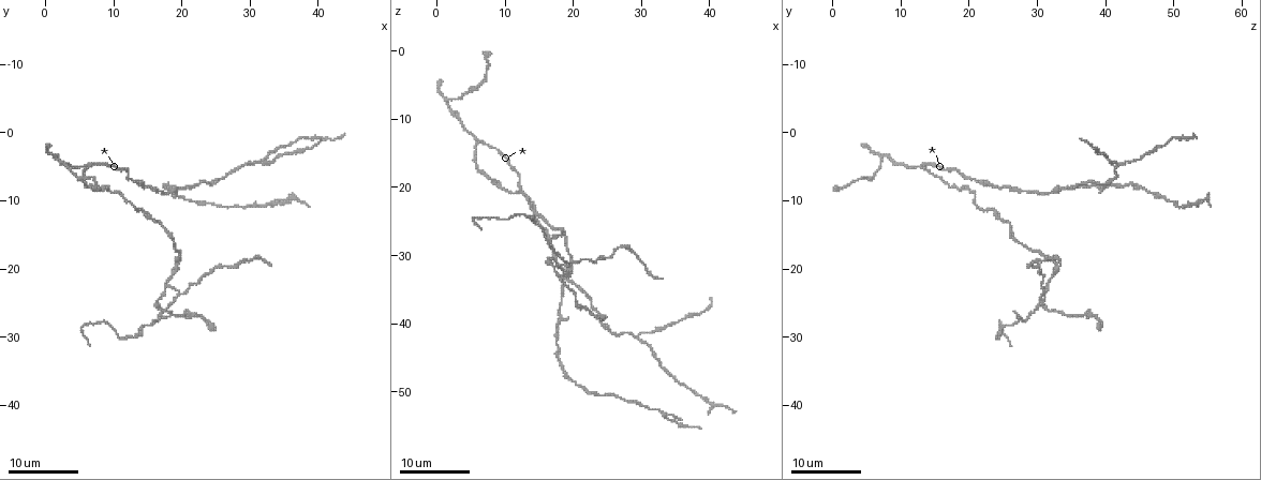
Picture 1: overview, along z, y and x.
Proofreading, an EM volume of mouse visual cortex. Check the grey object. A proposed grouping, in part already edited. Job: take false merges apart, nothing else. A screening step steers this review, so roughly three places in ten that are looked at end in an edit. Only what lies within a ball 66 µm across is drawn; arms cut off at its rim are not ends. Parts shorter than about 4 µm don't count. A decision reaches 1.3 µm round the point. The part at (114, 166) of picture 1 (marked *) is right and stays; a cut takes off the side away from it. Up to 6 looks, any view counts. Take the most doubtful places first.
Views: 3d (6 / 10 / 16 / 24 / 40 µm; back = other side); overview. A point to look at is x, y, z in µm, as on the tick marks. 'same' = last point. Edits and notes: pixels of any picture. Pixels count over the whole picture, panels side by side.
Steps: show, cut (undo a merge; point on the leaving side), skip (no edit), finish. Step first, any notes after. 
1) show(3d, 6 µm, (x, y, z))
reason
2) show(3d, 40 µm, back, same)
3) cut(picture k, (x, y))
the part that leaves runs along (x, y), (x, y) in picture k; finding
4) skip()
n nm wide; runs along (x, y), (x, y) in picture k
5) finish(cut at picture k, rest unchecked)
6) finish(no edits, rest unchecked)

show(3d, 16 µm, (29.5, 4.5, 42.5))
three-way junction

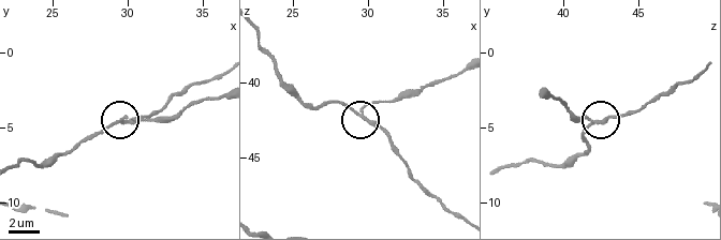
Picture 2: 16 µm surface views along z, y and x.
show(3d, 6 µm, (29.6, 4.6, 42.0))
zoom in

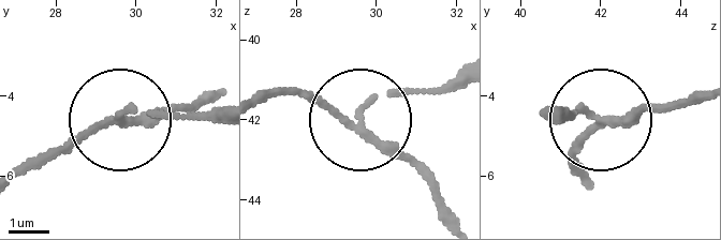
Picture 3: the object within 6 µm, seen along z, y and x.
skip()
runs along (266, 93), (355, 117), (461, 73) in picture 3; continuous, no second neuron

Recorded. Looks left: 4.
show(3d, 24 µm, (19.5, 23.5, 31.5))
branch point

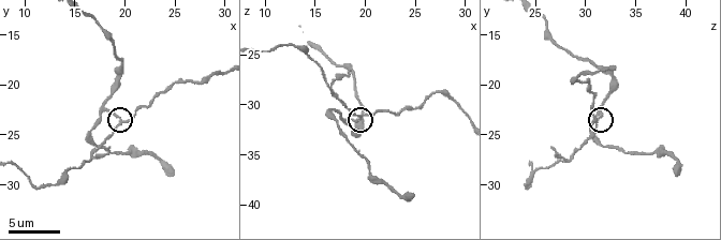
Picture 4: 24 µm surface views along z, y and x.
show(3d, 10 µm, (19.6, 23.6, 31.2))

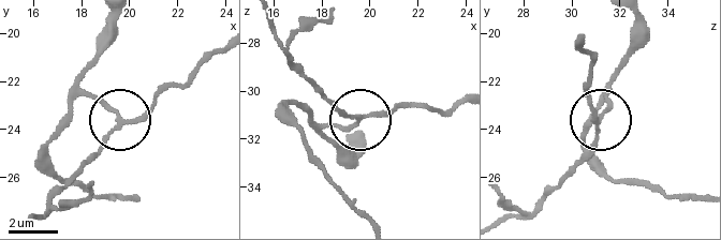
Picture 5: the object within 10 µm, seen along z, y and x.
cut(picture 5, (136, 117))
160 nm wide; the part that leaves runs along (109, 105), (119, 121), (101, 152), (27, 222) in picture 5; a second neuron is stuck on

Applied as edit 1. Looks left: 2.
finish(cut at picture 5, rest unchecked)

